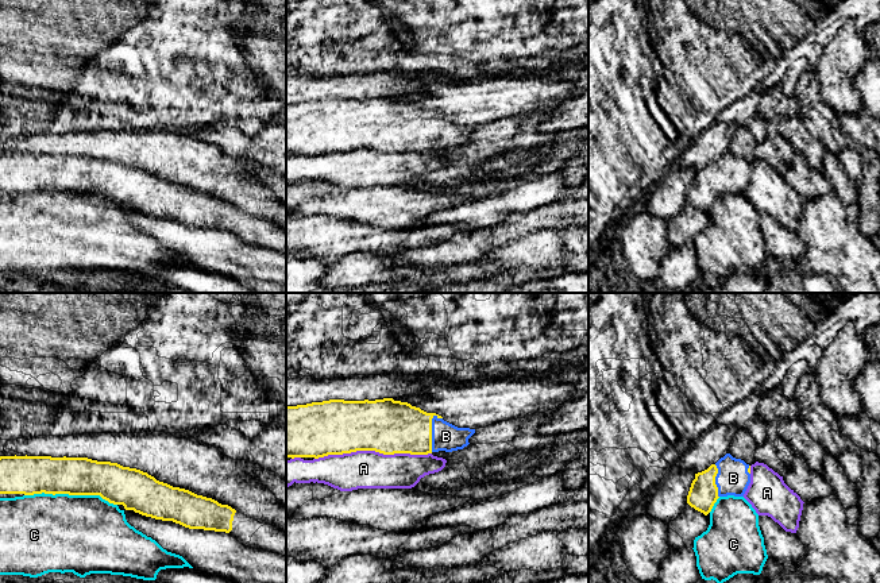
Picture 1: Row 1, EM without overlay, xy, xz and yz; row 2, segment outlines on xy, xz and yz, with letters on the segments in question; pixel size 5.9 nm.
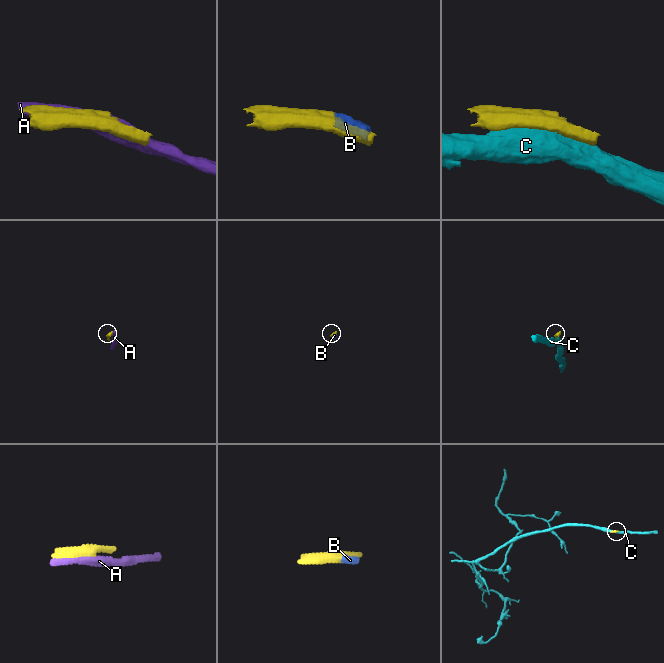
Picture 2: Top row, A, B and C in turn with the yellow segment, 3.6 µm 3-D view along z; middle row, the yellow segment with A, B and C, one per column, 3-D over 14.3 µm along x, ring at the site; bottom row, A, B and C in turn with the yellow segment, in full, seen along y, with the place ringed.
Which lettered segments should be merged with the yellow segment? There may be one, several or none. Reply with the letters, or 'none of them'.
B

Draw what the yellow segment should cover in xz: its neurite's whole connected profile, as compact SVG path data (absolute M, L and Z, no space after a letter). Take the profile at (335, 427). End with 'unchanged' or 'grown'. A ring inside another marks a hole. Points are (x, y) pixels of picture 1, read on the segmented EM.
M383 398L375 401L329 399L286 406L286 457L324 457L356 451L383 455L452 452L467 447L475 429L458 428L436 413L427 413L408 402Z; grown

